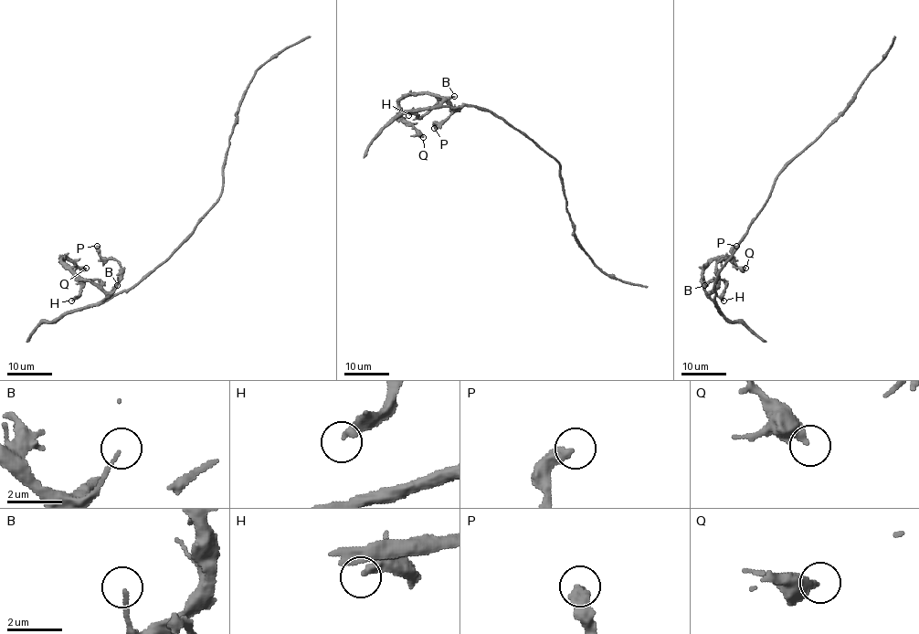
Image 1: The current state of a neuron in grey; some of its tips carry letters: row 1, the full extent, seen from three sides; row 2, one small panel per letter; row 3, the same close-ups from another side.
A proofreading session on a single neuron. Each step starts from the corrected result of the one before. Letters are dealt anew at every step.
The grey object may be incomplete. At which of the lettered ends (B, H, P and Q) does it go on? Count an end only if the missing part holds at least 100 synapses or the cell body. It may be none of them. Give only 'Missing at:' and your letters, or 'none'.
Missing at: none

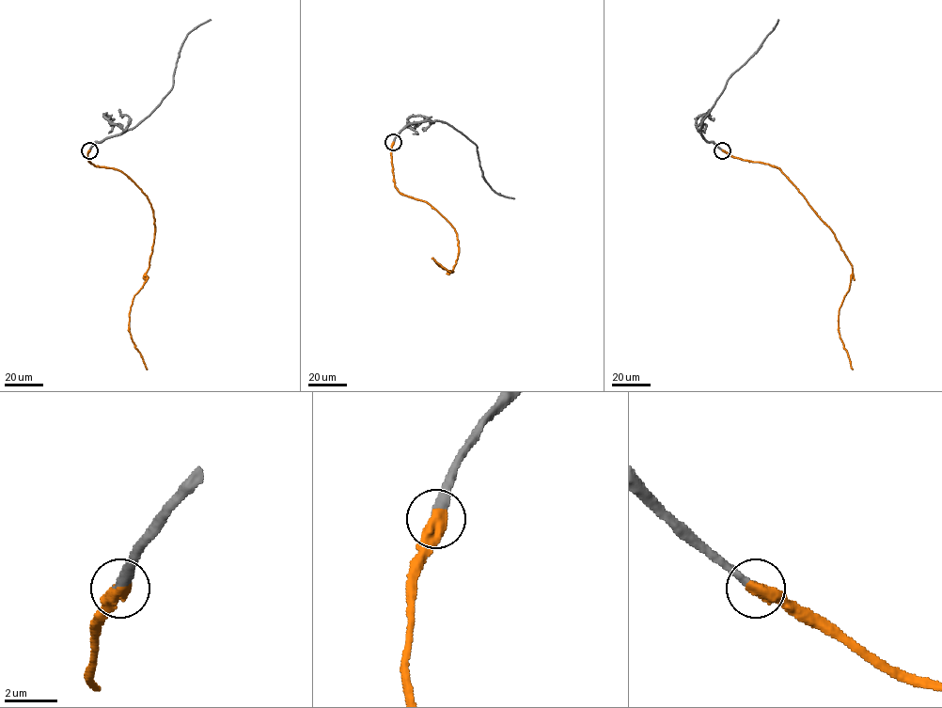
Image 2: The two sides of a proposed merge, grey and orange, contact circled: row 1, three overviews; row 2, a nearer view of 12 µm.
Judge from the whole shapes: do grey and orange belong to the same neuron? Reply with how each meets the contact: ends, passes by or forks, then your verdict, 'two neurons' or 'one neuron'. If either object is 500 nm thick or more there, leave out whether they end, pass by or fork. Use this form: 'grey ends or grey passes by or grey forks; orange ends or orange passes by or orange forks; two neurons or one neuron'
one neuron

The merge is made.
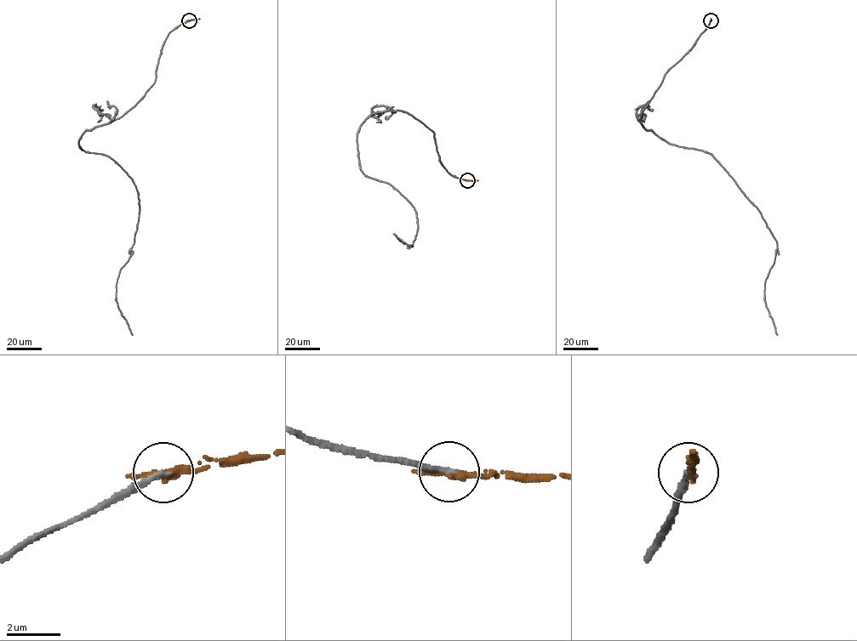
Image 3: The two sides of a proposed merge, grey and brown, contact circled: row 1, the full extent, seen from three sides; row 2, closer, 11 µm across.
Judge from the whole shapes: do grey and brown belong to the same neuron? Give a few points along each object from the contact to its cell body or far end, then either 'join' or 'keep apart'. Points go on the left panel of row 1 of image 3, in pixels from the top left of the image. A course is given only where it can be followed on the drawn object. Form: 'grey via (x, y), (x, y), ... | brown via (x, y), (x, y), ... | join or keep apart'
grey via (189, 20), (168, 34), (145, 96), (79, 139), (135, 186), (133, 252), (116, 286), (132, 334) | brown via (189, 20), (199, 19) | join

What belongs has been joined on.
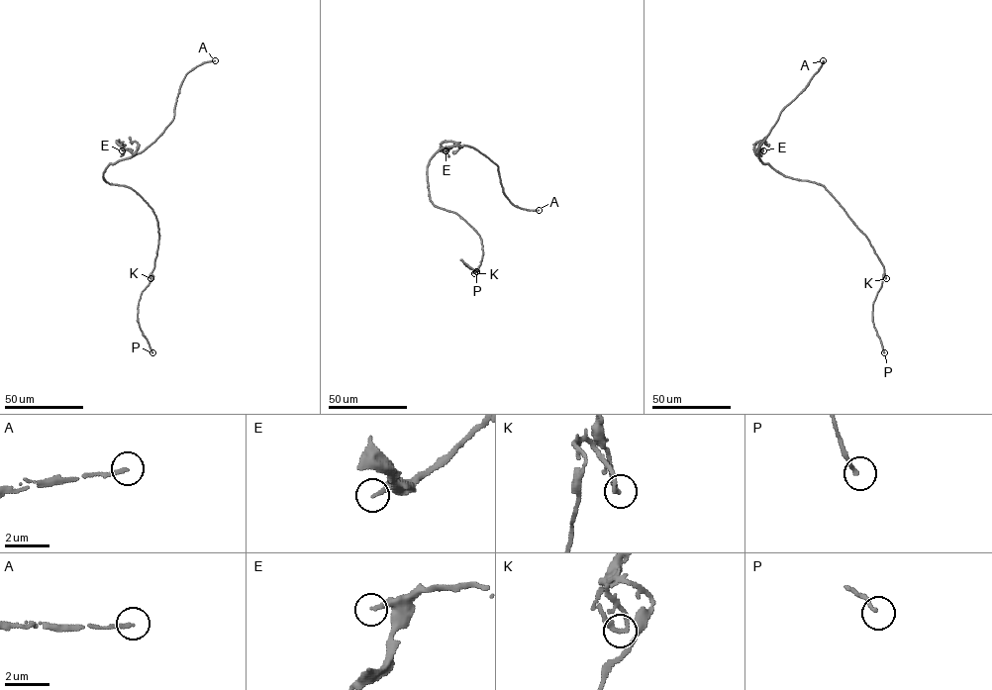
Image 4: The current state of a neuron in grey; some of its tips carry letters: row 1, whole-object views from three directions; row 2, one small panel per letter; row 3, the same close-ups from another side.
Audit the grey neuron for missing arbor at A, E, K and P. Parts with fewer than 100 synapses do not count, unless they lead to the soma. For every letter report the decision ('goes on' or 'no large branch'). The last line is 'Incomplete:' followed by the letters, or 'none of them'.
A: goes on
E: no large branch
K: no large branch
P: no large branch
Incomplete: A

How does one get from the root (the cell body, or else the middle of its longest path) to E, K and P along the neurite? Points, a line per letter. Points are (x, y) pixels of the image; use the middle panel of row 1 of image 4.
E: (432, 202), (427, 167), (436, 152), (456, 143), (446, 150)
K: (432, 202), (457, 214), (479, 235), (482, 256), (474, 273)
P: (432, 202), (457, 214), (479, 235), (482, 256), (478, 270), (466, 266), (461, 259), (476, 271)

